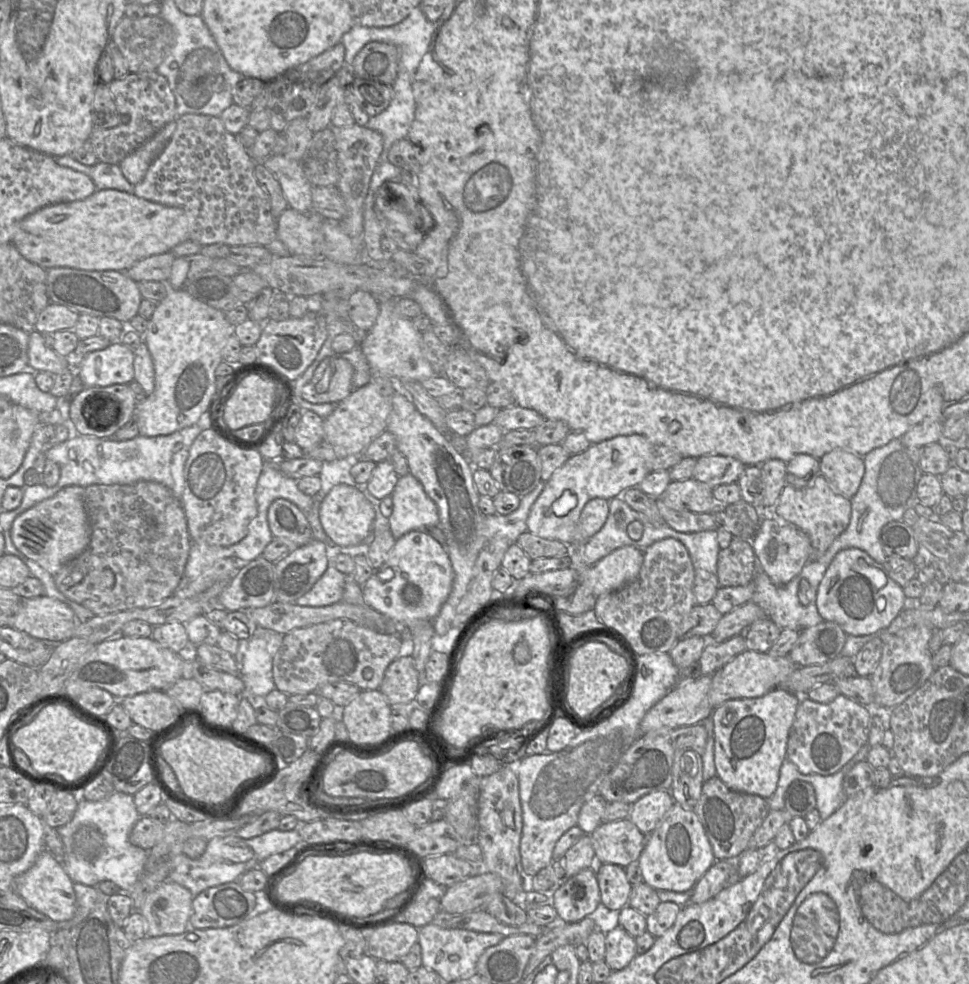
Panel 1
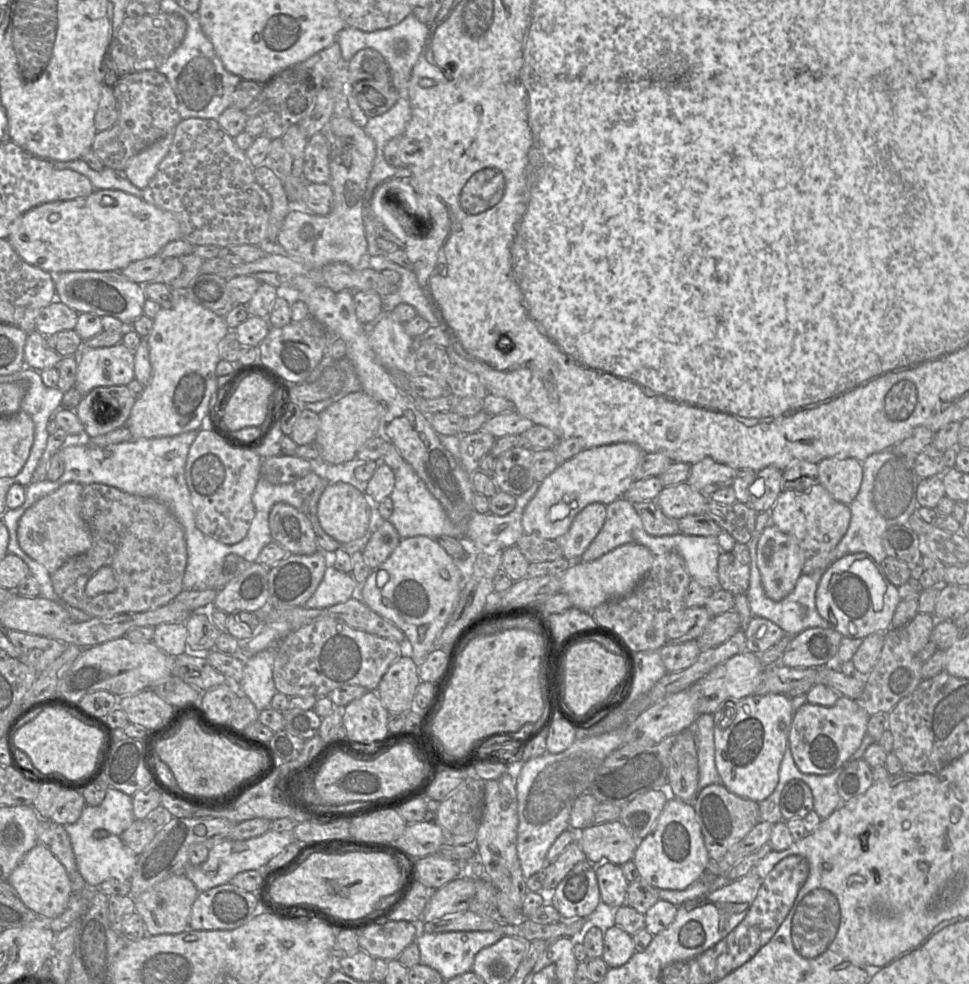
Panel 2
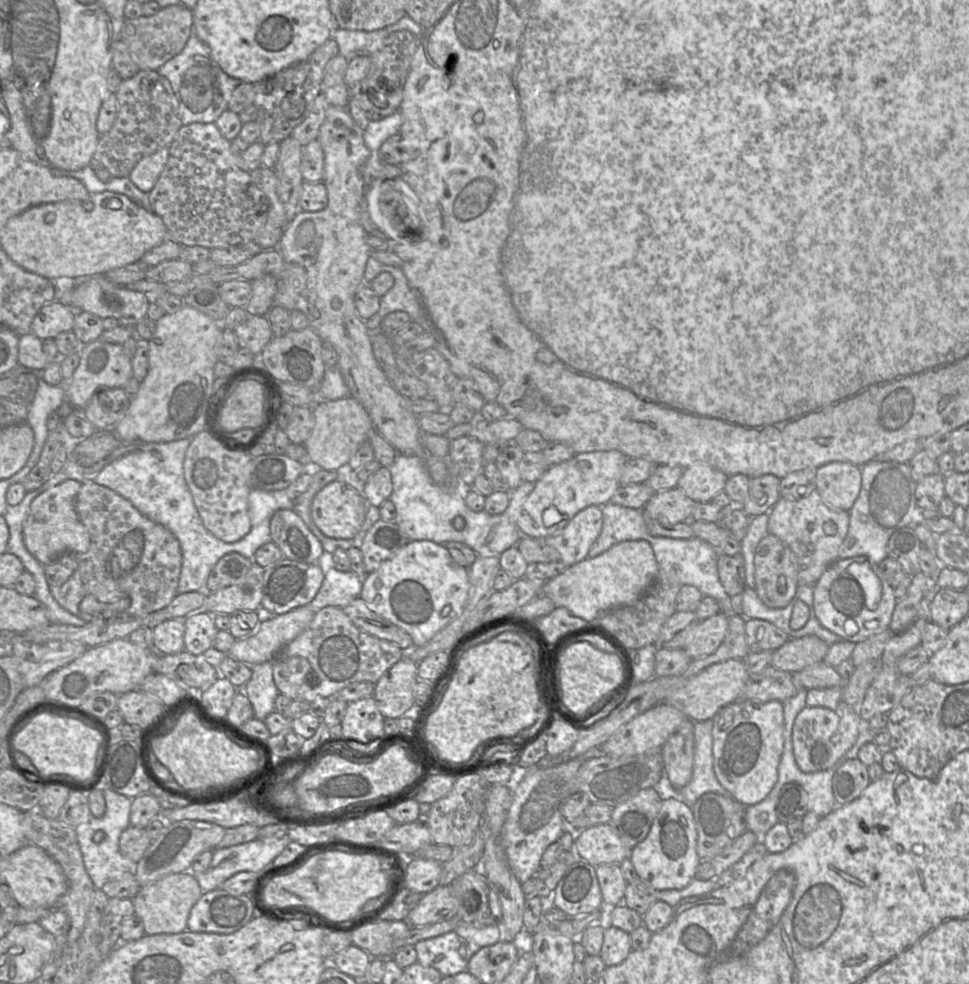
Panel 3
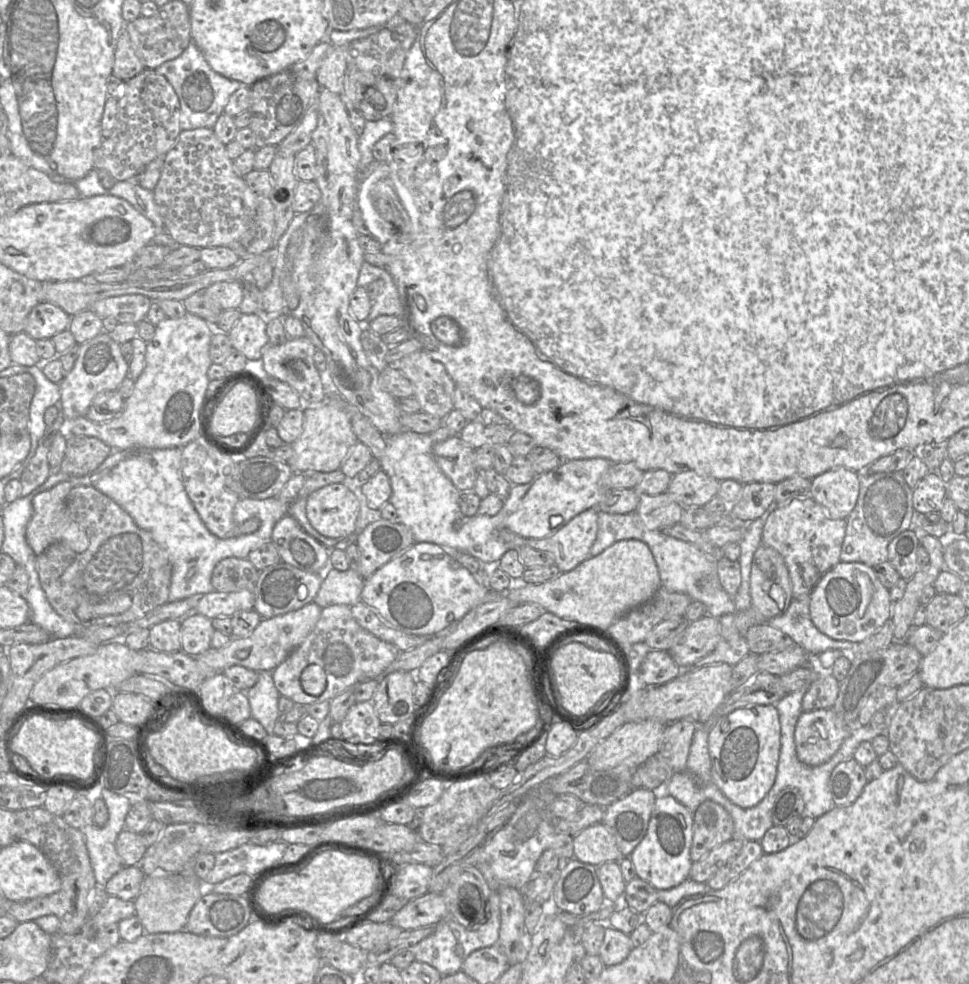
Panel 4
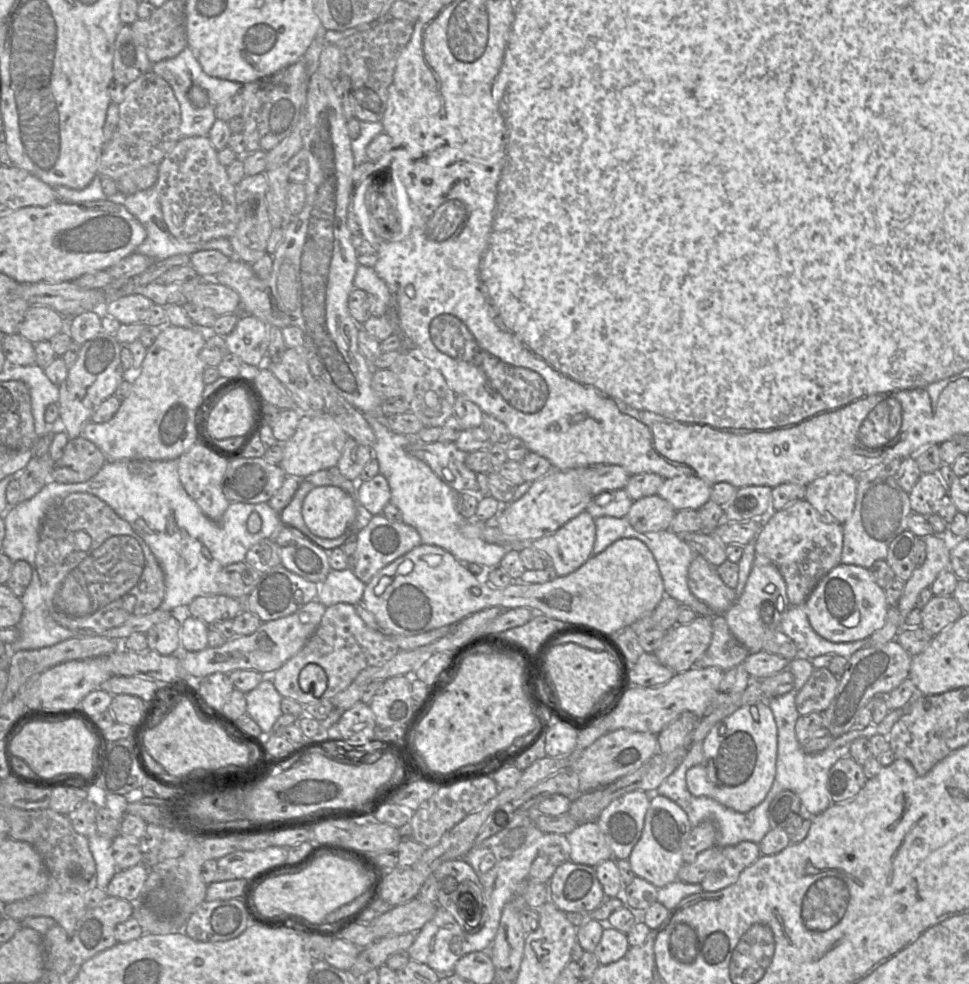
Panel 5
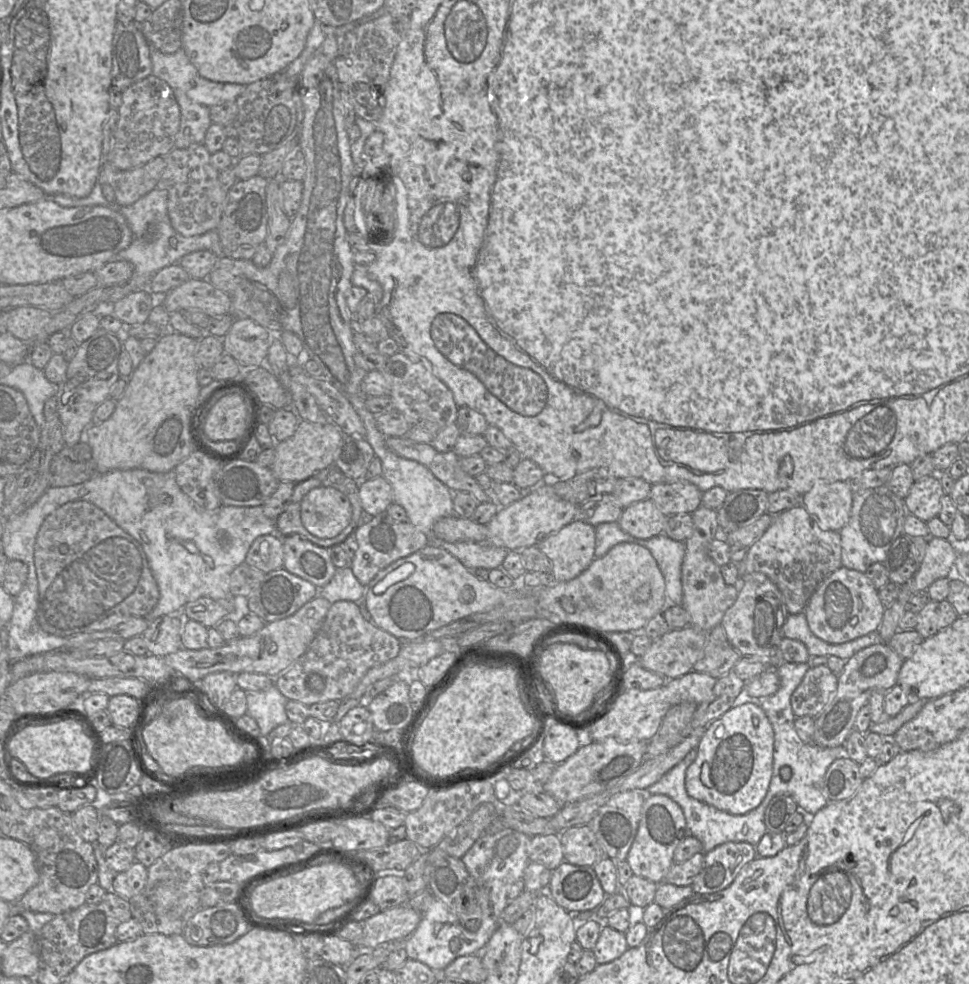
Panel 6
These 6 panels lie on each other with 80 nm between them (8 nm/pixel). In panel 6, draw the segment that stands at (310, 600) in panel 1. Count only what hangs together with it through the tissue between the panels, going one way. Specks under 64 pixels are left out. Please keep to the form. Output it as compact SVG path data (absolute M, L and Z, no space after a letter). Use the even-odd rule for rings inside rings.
M350 566L337 568L332 579L322 588L318 596L331 604L337 601L360 602L365 600L367 586L362 585L352 572Z

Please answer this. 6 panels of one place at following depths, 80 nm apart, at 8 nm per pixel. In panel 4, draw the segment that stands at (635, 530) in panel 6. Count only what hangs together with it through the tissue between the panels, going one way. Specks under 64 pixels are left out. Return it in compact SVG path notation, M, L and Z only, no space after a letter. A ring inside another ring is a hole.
M667 492L659 495L640 495L636 513L652 531L661 531L680 523L683 508Z

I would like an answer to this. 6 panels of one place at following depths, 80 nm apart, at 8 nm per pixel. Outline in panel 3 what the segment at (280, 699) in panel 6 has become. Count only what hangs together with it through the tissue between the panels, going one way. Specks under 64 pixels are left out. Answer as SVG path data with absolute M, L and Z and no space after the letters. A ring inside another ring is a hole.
M266 661L260 664L250 665L252 675L243 688L237 688L242 690L248 697L253 710L254 717L258 720L263 720L272 712L276 711L275 700L279 694L279 690L274 682L273 668L274 661Z

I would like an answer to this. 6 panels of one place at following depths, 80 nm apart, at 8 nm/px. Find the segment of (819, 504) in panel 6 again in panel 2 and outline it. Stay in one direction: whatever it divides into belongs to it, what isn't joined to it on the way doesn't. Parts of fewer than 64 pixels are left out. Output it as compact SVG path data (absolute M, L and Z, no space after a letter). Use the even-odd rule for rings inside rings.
M830 457L817 465L818 482L835 500L850 505L862 483L862 462L850 457Z

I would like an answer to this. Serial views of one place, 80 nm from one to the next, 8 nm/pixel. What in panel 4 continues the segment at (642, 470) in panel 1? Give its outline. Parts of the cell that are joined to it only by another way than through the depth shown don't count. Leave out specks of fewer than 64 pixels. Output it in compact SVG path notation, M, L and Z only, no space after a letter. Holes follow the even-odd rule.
M604 458L562 461L556 469L536 476L517 510L506 519L505 528L527 539L552 536L576 515L597 507L605 494L601 477L610 465Z

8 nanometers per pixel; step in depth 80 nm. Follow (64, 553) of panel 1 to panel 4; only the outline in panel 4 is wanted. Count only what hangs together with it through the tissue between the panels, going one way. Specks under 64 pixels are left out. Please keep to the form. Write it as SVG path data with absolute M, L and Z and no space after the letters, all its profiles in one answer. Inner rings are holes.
M62 481L33 498L33 515L26 528L26 540L35 555L40 555L56 542L65 543L76 553L82 553L89 547L85 531L70 518L66 508L66 498L73 488L70 481Z

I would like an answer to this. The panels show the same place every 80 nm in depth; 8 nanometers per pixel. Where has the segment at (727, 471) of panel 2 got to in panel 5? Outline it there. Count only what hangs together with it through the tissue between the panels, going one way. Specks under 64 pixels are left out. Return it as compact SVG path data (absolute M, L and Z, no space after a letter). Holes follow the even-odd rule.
M693 475L665 479L657 495L672 505L676 511L699 510L710 500L712 486Z

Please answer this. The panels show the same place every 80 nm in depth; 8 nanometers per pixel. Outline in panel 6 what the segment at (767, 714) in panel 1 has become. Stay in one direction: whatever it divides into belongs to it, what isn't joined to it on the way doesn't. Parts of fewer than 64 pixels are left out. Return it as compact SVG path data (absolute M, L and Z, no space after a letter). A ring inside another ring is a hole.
M754 703L731 708L704 730L697 746L697 757L688 767L685 786L688 795L719 810L744 815L764 800L773 774L774 730L763 709Z

